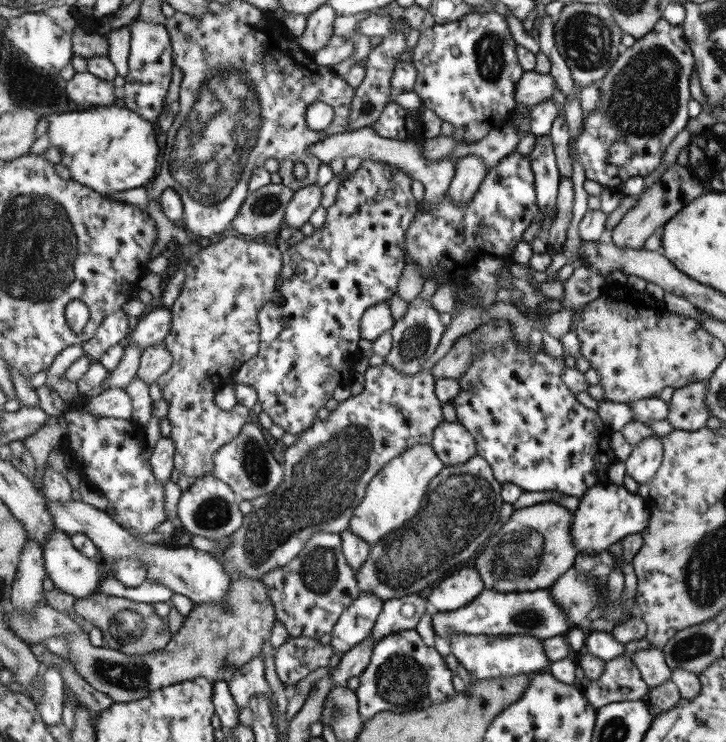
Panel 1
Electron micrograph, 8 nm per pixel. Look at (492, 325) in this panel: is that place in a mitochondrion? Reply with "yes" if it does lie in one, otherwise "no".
no

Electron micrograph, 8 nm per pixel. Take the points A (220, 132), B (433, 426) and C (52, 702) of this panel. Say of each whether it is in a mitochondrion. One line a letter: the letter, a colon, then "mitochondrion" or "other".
A: mitochondrion
B: other
C: other

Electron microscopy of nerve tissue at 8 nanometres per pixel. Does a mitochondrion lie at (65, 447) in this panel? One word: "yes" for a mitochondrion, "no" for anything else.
no

